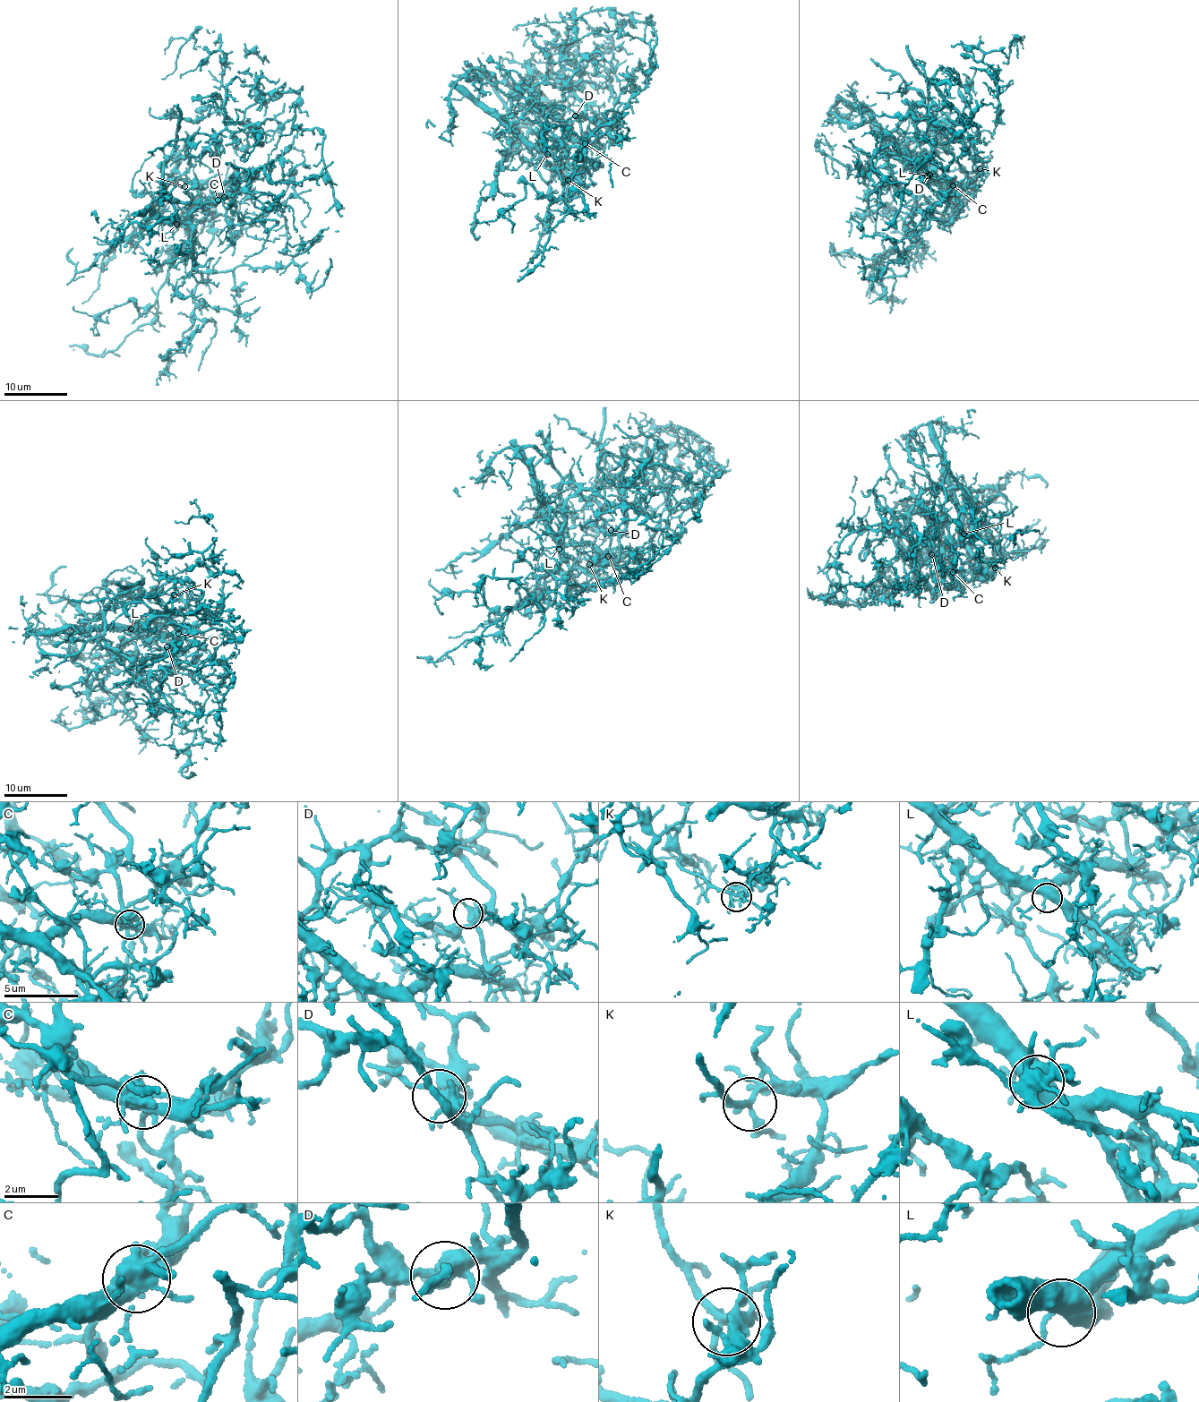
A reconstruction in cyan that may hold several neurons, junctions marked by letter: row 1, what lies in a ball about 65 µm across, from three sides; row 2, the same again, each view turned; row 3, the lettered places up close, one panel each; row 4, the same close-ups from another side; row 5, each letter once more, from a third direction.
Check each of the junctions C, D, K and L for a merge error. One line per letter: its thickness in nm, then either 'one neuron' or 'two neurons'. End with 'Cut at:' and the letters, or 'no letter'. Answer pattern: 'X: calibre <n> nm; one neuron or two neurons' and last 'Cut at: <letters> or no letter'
C: calibre 550 nm; two neurons
D: calibre 400 nm; one neuron
K: calibre 200 nm; one neuron
L: calibre 440 nm; one neuron
Cut at: C

